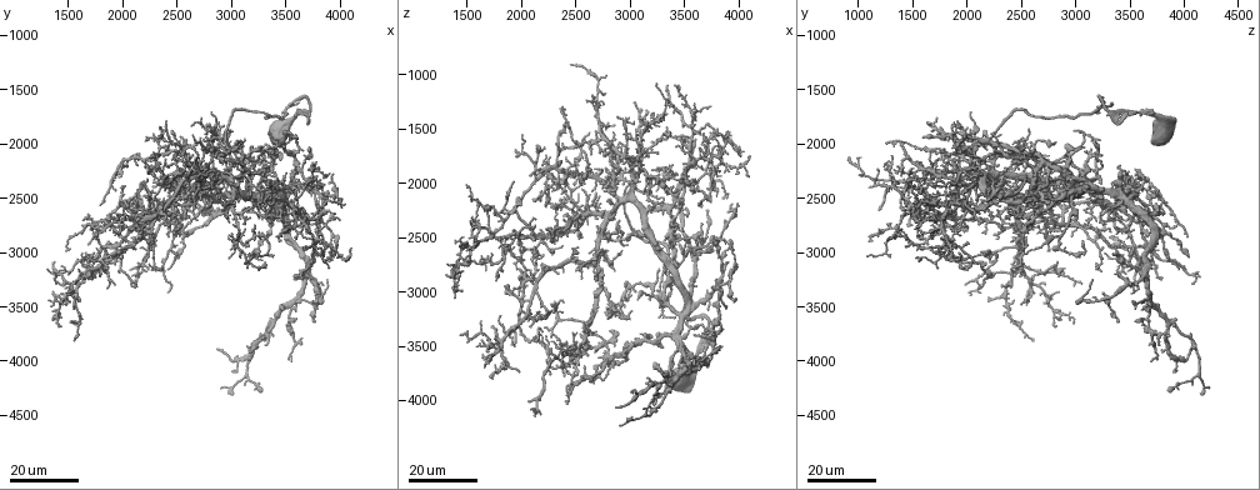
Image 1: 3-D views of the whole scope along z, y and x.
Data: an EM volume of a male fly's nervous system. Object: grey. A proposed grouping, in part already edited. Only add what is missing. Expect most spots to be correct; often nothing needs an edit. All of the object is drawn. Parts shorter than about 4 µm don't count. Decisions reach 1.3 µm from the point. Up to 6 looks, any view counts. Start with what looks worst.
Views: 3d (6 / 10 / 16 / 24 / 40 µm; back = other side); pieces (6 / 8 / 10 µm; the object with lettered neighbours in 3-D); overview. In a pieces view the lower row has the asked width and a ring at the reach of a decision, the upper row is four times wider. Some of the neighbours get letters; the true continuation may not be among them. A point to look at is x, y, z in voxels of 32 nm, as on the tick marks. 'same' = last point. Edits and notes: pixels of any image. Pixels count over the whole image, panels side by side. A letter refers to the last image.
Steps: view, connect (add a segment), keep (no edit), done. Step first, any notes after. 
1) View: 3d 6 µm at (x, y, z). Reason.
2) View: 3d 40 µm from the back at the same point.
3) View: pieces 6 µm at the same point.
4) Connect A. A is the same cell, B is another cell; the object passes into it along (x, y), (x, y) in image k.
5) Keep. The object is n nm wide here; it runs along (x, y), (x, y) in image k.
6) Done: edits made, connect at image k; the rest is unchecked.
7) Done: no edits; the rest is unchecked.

View: 3d 16 µm at (2660, 2620, 1200). Free end.

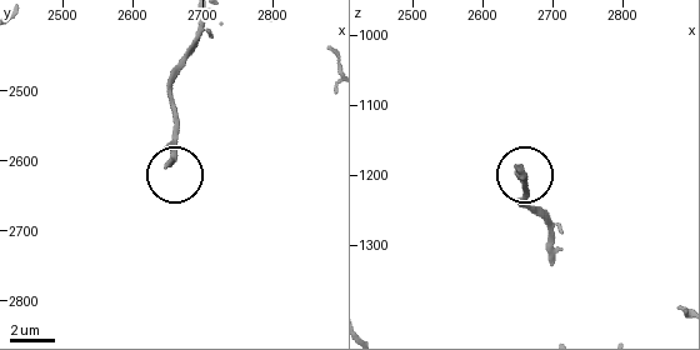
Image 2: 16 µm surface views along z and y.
View: 3d 10 µm at (2650, 2605, 1190).

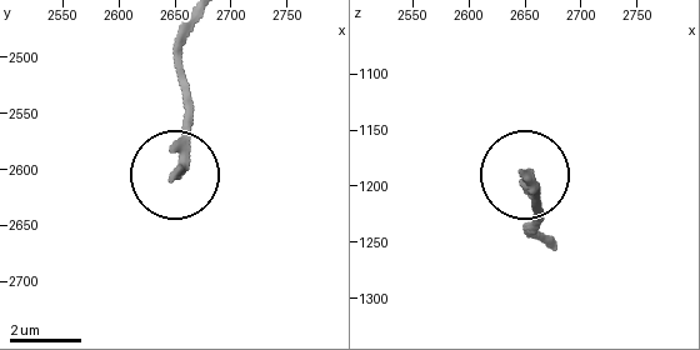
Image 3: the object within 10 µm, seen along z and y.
View: pieces 10 µm at (2650, 2604, 1190).

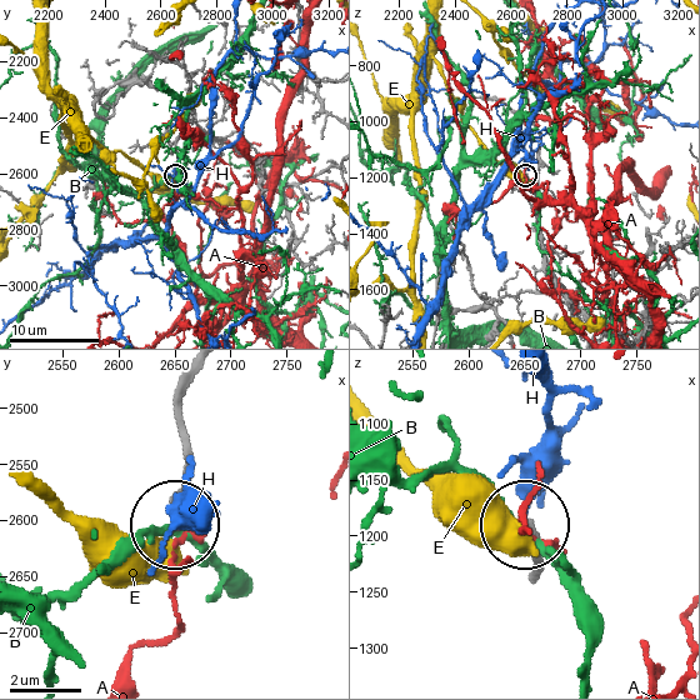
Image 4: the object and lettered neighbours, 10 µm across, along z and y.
Keep. A, B, E and H are other cells; no lettered segment goes on from it.

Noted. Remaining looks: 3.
View: 3d 24 µm at (1960, 2400, 2780). Branch stops here.

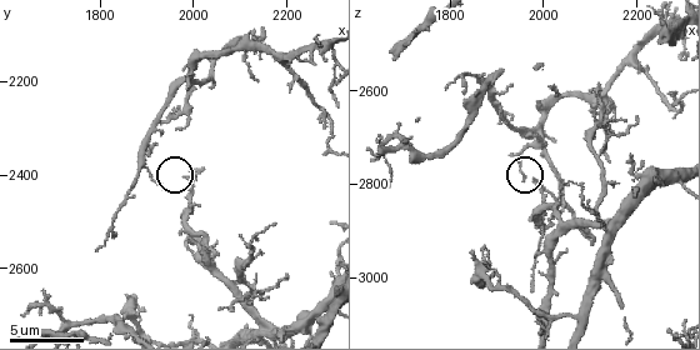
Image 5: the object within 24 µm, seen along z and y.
View: pieces 8 µm at (1990, 2410, 2800). What lies round it.

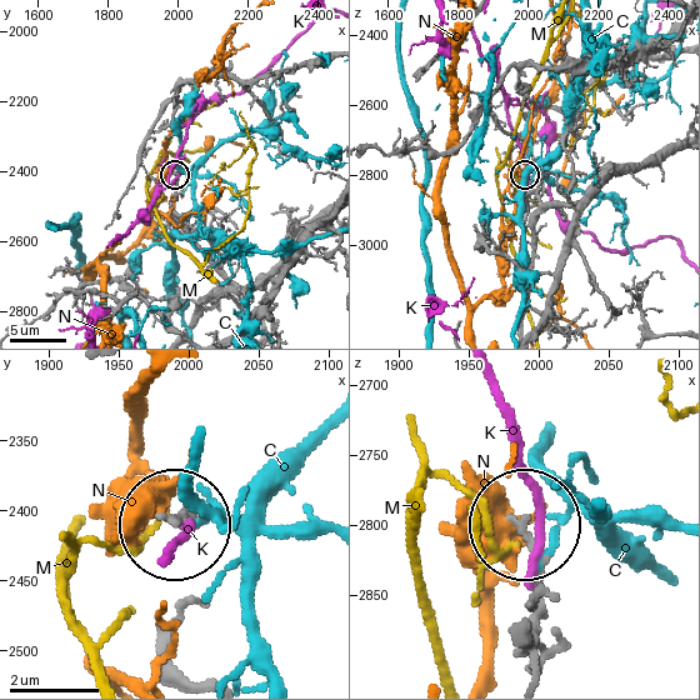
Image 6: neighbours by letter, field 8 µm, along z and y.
Keep. C, K, M and N are other cells; no lettered segment goes on from it.

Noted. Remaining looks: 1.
View: pieces 10 µm at (1675, 2740, 2515). Long arm stops here.

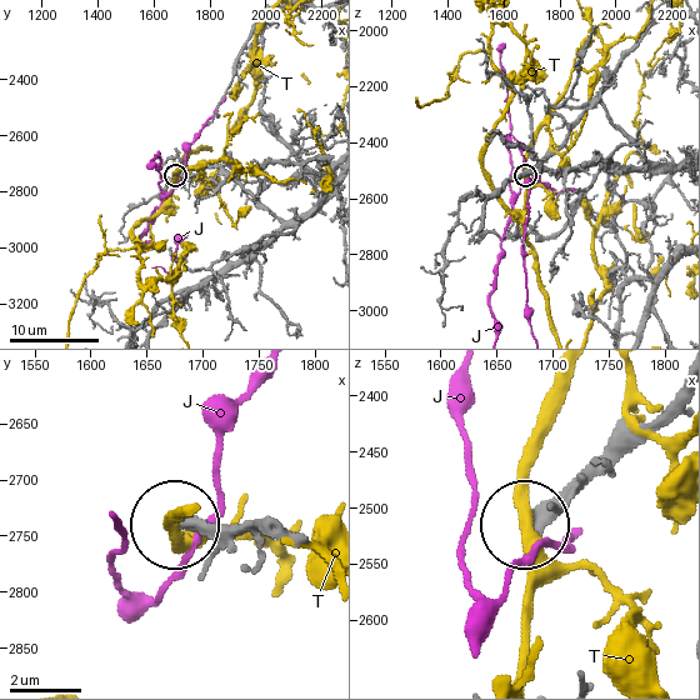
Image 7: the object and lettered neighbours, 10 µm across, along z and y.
Keep. J and T are other cells; it runs along (265, 533), (179, 526) in image 7; no lettered segment goes on from it.

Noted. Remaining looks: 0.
Done: no edits; the rest is unchecked.

